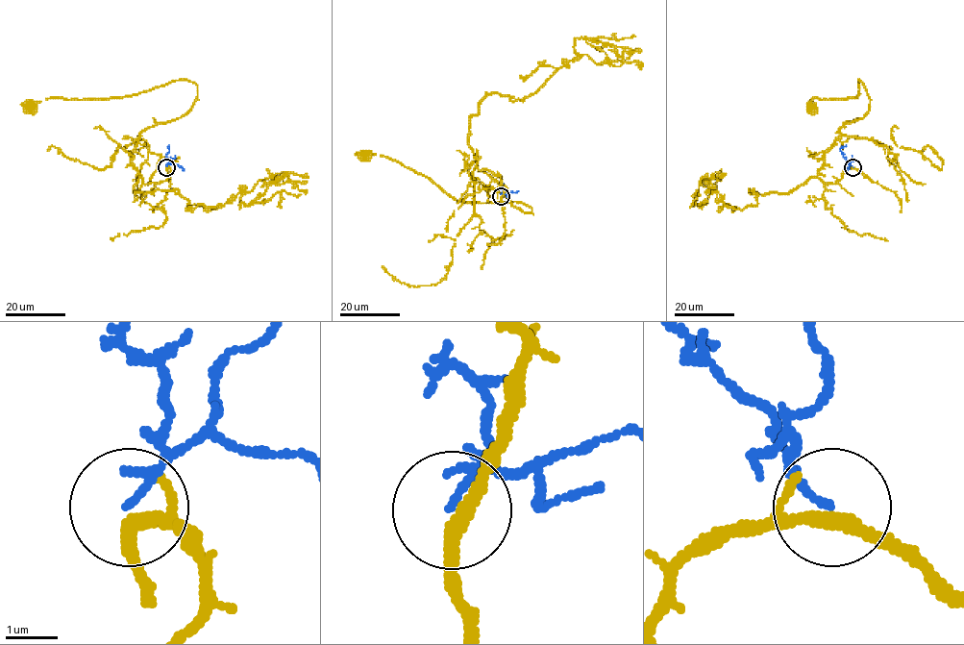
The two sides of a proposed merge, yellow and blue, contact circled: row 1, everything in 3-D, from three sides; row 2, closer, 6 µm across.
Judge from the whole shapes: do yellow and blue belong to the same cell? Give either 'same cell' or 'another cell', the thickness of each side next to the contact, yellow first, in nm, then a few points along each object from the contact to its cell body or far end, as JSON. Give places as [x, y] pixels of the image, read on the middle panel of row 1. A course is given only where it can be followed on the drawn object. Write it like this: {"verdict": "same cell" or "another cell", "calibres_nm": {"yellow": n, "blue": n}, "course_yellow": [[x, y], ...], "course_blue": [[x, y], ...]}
{"verdict": "another cell", "calibres_nm": {"yellow": 280, "blue": 90}, "course_yellow": [[502, 196], [475, 161], [465, 168], [531, 212], [456, 200], [364, 155]], "course_blue": [[502, 196], [501, 186], [504, 184], [504, 189]]}

